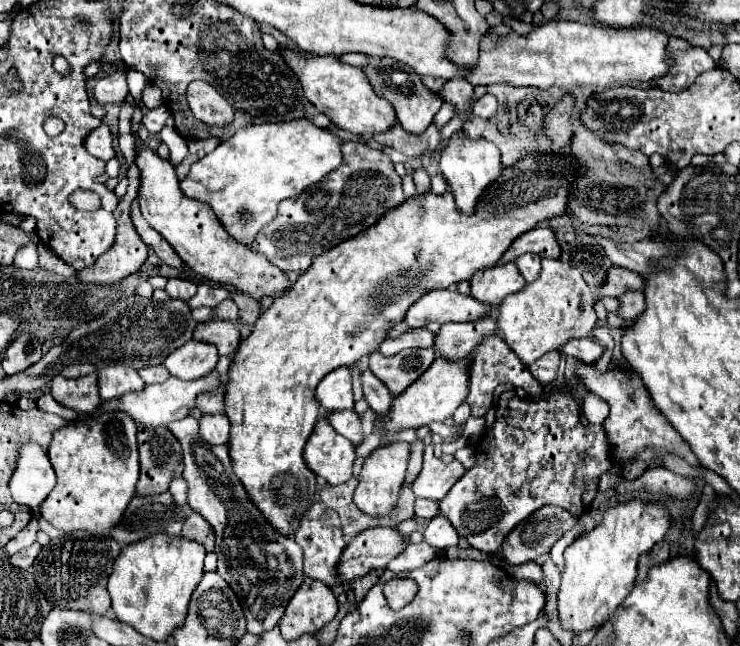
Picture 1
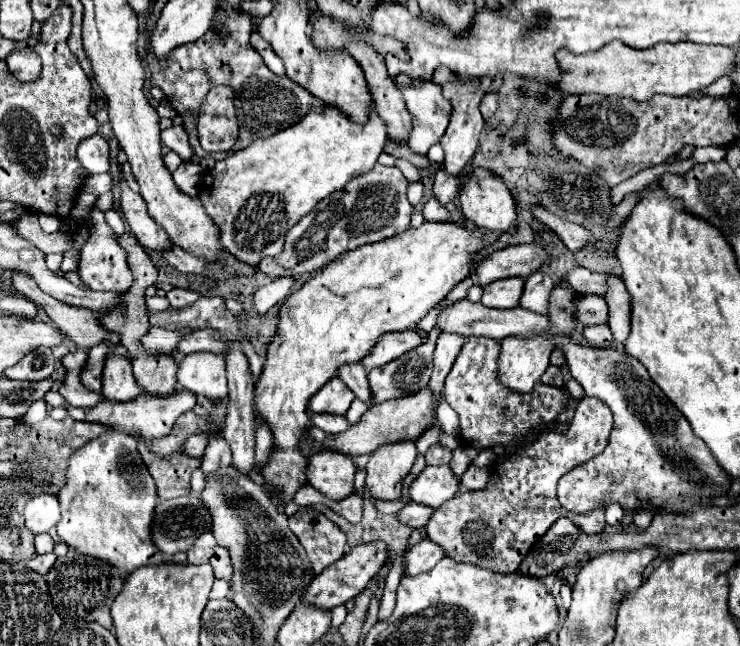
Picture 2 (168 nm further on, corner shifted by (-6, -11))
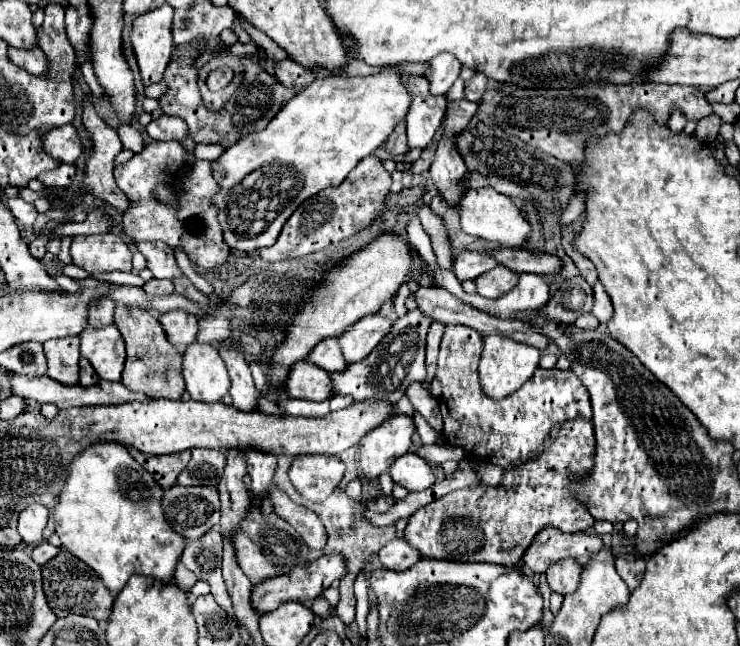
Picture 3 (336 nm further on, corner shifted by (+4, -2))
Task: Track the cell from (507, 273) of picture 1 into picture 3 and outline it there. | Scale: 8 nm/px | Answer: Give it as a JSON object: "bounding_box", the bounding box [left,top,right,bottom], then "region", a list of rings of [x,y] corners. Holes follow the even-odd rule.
{"bounding_box":[474,265,518,299],"region":[[[496,265],[492,271],[482,273],[474,283],[478,295],[488,299],[498,299],[518,283],[518,275],[514,271],[508,271],[508,267]]]}

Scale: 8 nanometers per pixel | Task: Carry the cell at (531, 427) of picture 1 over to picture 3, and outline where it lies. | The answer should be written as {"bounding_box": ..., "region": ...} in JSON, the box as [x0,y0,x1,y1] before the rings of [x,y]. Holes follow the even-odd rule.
{"bounding_box":[404,419,594,565],"region":[[[574,419],[564,423],[558,437],[534,459],[518,465],[512,471],[504,473],[504,485],[500,489],[486,489],[476,485],[472,489],[462,489],[436,499],[434,503],[418,509],[404,529],[404,539],[418,549],[422,557],[428,559],[450,559],[460,563],[486,561],[498,565],[516,565],[522,561],[524,551],[530,547],[532,539],[544,527],[556,527],[564,533],[586,531],[594,525],[594,517],[586,511],[586,505],[570,505],[572,491],[570,485],[578,479],[584,479],[594,467],[594,425],[588,419]]]}

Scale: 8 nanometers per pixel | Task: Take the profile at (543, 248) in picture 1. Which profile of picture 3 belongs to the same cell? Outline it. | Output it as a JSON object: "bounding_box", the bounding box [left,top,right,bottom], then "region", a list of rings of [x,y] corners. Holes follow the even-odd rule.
{"bounding_box":[454,251,496,281],"region":[[[462,251],[454,257],[454,273],[458,281],[476,279],[478,275],[496,267],[496,259],[482,255],[478,251]]]}

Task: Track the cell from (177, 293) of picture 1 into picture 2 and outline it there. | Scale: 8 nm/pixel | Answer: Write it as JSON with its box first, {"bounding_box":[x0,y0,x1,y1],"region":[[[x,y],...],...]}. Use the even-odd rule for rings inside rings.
{"bounding_box":[166,288,200,308],"region":[[[174,288],[174,290],[170,290],[170,292],[166,294],[166,298],[170,300],[172,308],[184,308],[184,306],[188,306],[188,304],[194,304],[194,302],[200,298],[200,294],[194,292],[194,290]]]}

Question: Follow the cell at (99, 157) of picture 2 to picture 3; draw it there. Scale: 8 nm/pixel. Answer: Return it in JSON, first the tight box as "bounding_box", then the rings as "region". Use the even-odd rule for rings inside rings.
{"bounding_box":[42,125,82,163],"region":[[[62,125],[46,131],[42,135],[42,147],[52,159],[58,159],[60,163],[74,163],[82,153],[80,137],[72,125]]]}

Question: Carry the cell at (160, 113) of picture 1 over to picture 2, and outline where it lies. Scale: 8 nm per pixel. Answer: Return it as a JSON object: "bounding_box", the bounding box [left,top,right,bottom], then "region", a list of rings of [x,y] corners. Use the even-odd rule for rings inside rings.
{"bounding_box":[162,126,194,162],"region":[[[170,126],[170,128],[162,130],[162,142],[164,142],[170,150],[178,152],[184,162],[192,160],[194,152],[192,152],[192,148],[190,148],[190,144],[188,144],[188,134],[186,134],[186,130],[184,130],[182,126]]]}

